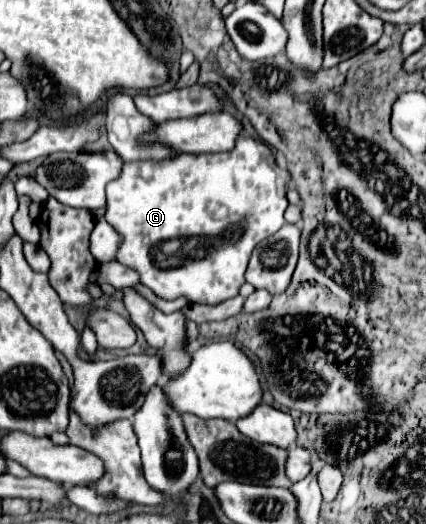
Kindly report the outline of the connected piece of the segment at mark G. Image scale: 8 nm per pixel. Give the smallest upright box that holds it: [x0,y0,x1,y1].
[105,134,291,304]

